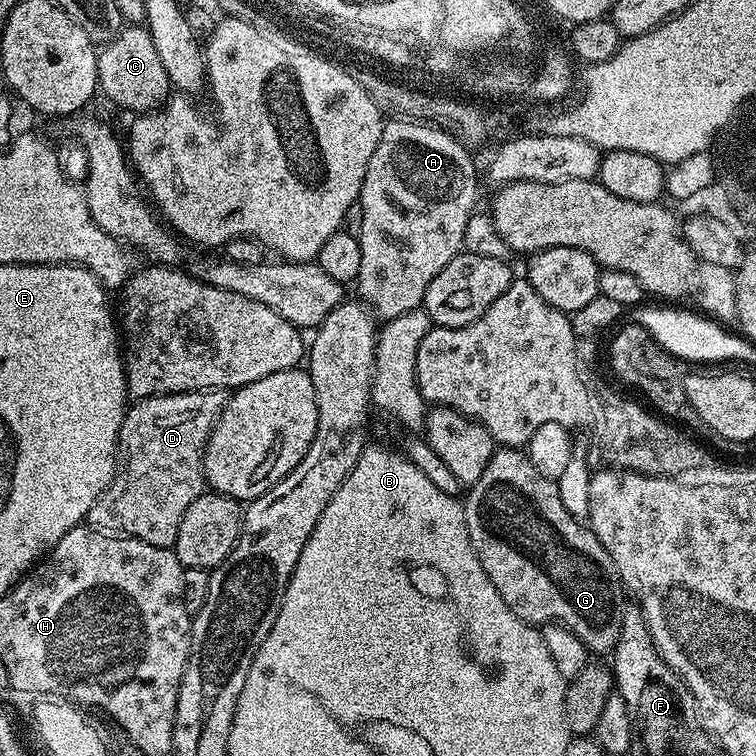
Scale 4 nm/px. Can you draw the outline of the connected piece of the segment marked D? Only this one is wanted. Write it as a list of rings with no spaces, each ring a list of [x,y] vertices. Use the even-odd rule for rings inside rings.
[[[223,391],[175,392],[165,396],[151,396],[135,401],[124,414],[120,427],[120,447],[116,461],[116,473],[106,490],[90,506],[87,527],[109,534],[130,536],[133,540],[150,542],[150,546],[175,549],[178,526],[189,508],[190,502],[206,490],[204,479],[204,447],[226,403]]]

